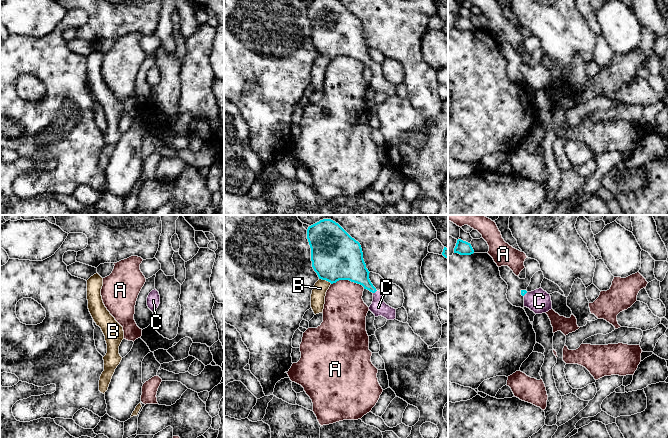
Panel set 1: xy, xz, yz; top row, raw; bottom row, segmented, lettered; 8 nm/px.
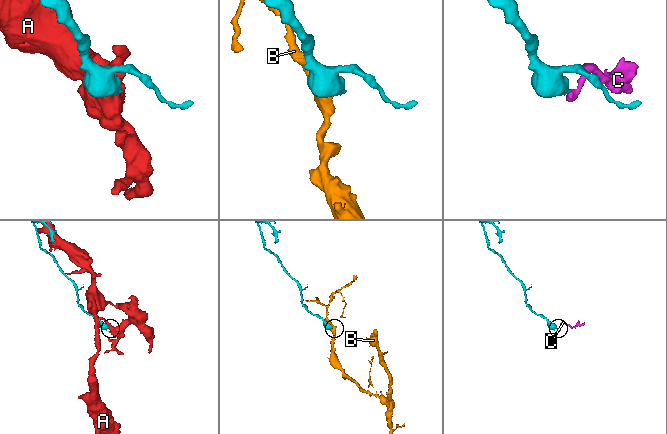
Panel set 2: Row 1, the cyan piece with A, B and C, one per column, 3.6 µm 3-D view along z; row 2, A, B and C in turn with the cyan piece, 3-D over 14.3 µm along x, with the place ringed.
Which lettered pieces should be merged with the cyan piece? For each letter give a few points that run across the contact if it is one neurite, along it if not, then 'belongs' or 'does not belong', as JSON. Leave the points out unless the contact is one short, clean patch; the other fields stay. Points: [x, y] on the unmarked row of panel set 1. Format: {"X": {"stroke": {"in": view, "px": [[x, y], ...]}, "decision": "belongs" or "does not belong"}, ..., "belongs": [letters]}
{"A": {"decision": "does not belong"}, "B": {"decision": "does not belong"}, "C": {"stroke": {"in": "xz", "px": [[354, 45], [374, 68], [378, 83]]}, "decision": "belongs"}, "belongs": ["C"]}

